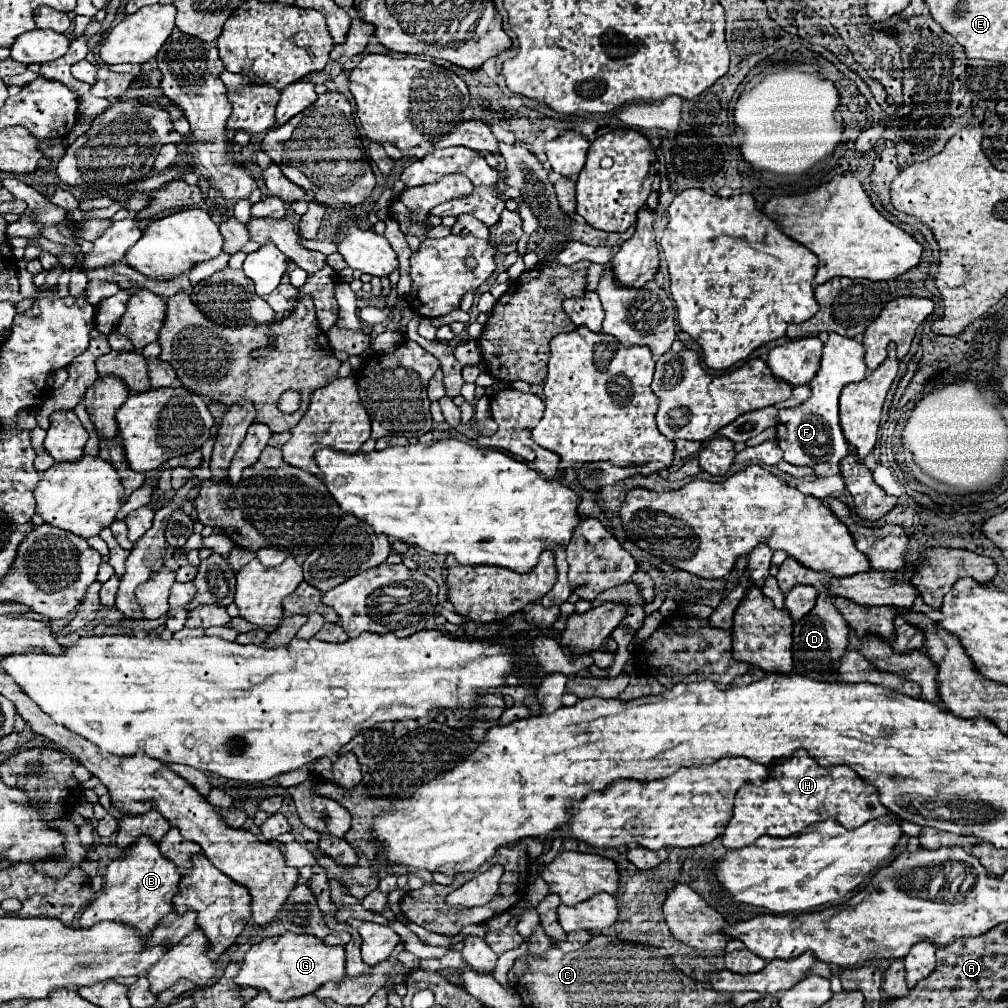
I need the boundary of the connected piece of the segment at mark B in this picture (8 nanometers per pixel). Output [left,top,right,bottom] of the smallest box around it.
[80,835,180,937]

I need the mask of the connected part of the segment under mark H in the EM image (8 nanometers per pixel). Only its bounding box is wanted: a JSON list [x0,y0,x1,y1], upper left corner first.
[722,749,890,849]

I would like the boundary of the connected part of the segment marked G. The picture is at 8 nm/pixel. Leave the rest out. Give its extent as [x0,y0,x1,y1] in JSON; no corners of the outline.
[234,933,346,1001]

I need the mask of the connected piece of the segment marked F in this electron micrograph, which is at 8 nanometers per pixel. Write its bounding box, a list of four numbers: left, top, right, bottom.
[778,333,866,477]

